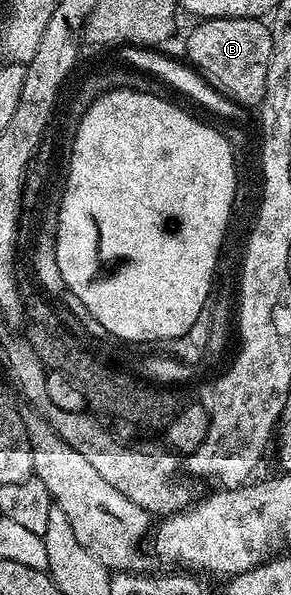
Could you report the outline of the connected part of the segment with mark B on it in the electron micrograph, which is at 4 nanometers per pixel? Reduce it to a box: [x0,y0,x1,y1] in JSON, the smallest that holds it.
[186,18,273,108]

